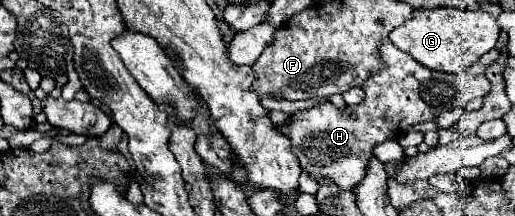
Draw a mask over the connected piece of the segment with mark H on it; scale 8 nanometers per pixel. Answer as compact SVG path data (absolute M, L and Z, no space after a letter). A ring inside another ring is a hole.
M382 41L380 57L384 59L386 69L374 73L364 83L364 103L358 107L348 107L346 113L336 109L332 103L298 111L298 115L292 115L290 125L282 127L282 133L286 133L292 141L292 151L298 155L300 167L306 169L316 181L330 177L342 189L356 187L368 169L368 159L376 143L406 133L410 125L432 121L442 111L466 107L472 99L488 95L490 81L486 79L486 67L498 61L494 51L488 51L464 73L450 75L422 67L422 63L400 51L392 45L392 41Z

